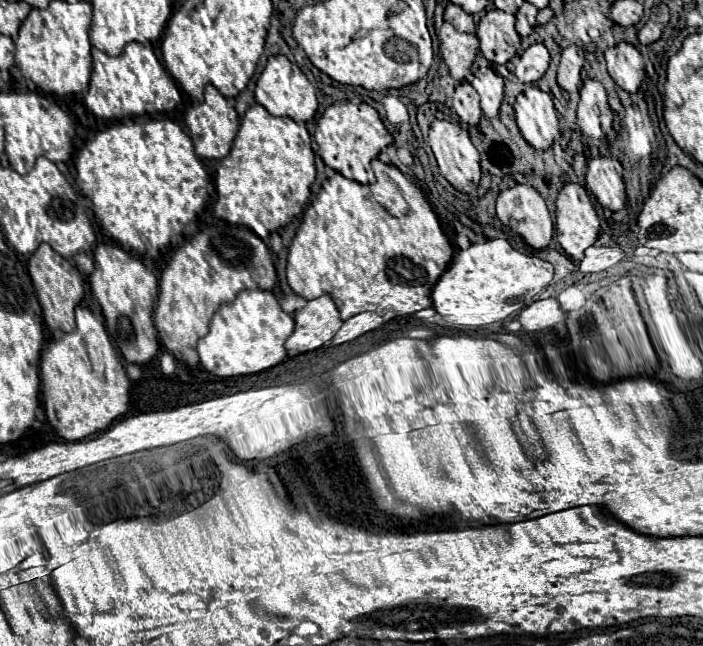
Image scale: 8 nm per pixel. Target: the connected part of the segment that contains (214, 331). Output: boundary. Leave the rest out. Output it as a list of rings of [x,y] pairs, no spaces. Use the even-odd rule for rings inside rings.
[[[242,290],[234,302],[222,304],[210,322],[210,332],[198,342],[200,364],[218,378],[246,376],[268,370],[286,358],[284,342],[294,332],[294,318],[280,308],[268,290]]]

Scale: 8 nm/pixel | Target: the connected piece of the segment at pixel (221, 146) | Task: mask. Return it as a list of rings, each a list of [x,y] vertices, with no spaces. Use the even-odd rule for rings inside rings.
[[[206,86],[204,102],[194,104],[188,110],[186,126],[190,130],[190,138],[194,142],[194,148],[196,148],[196,154],[200,160],[222,160],[230,154],[232,142],[234,142],[238,126],[240,126],[240,118],[236,114],[236,110],[228,104],[228,100],[214,86]]]

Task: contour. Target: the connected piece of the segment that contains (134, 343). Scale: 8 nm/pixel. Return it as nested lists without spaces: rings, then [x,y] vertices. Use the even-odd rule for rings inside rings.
[[[96,246],[94,262],[96,270],[90,274],[90,288],[102,306],[108,334],[120,348],[126,362],[148,364],[160,348],[158,332],[152,324],[152,310],[158,296],[156,276],[150,270],[146,270],[146,266],[140,260],[126,254],[120,246]]]

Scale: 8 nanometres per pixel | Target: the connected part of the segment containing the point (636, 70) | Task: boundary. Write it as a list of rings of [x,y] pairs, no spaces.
[[[620,42],[608,48],[604,56],[608,62],[608,74],[614,78],[614,82],[630,94],[636,92],[646,76],[642,52],[628,42]]]

